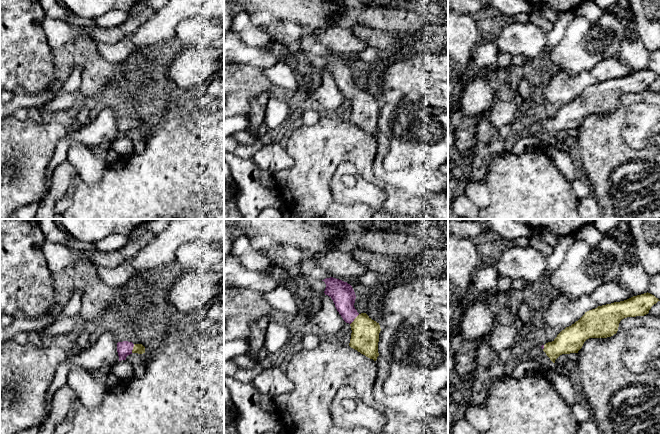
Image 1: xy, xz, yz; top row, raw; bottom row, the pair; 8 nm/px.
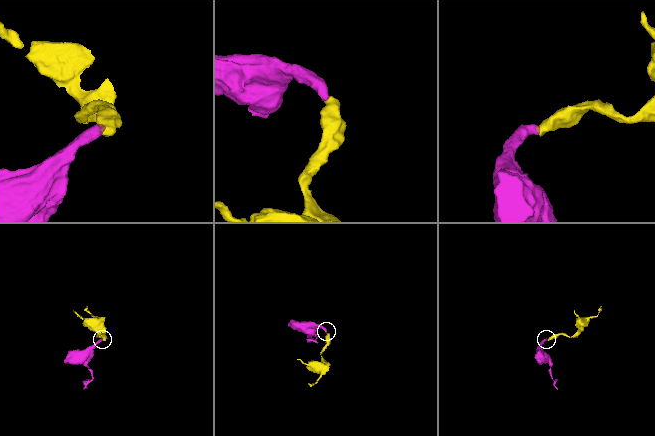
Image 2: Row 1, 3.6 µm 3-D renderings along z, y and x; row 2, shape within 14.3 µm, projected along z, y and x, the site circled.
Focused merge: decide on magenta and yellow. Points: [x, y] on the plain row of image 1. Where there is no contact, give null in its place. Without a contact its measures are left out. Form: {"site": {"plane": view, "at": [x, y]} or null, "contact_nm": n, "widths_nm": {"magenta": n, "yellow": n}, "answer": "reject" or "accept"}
{"site": {"plane": "xz", "at": [354, 94]}, "contact_nm": 120, "widths_nm": {"magenta": 190, "yellow": 220}, "answer": "accept"}

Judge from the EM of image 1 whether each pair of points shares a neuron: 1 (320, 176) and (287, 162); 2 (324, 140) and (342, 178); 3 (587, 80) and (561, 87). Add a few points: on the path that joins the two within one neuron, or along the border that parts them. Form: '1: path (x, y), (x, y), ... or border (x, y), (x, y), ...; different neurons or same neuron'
1: border (286, 148), (292, 159), (292, 165), (274, 173); different neurons
2: border (339, 164), (329, 188); different neurons
3: path (581, 81), (567, 87); same neuron

